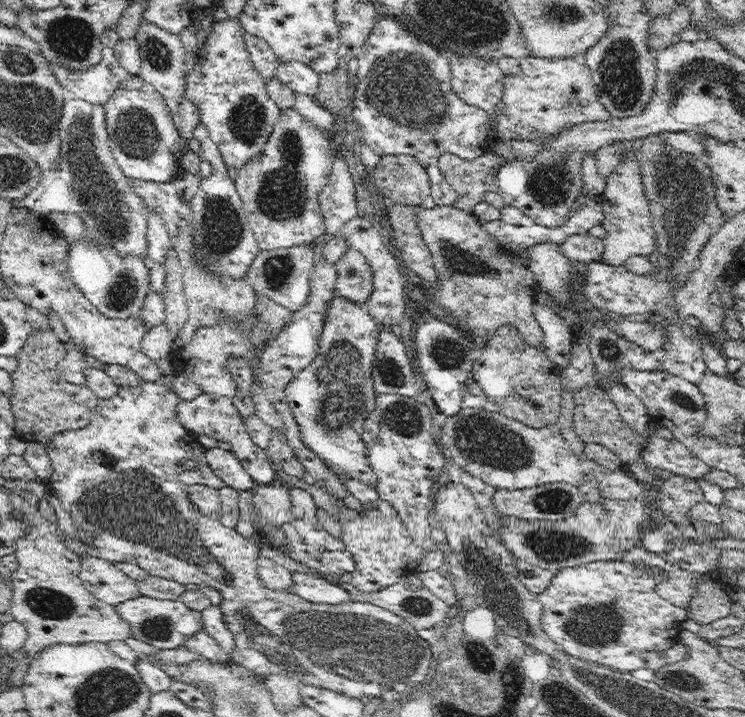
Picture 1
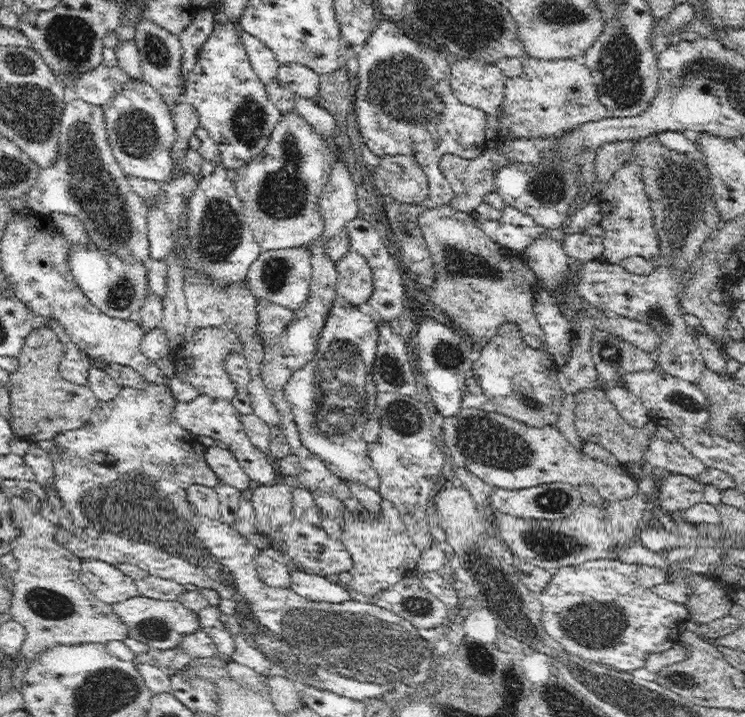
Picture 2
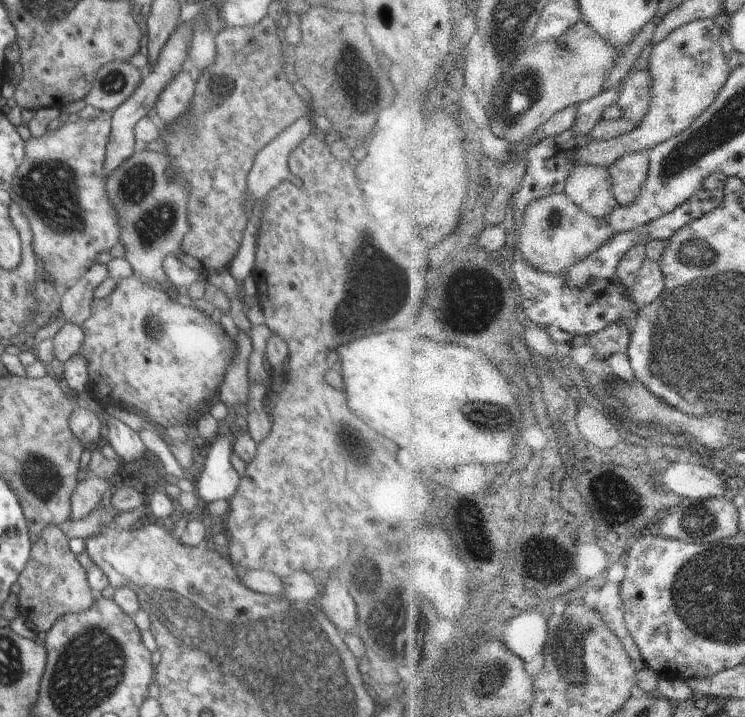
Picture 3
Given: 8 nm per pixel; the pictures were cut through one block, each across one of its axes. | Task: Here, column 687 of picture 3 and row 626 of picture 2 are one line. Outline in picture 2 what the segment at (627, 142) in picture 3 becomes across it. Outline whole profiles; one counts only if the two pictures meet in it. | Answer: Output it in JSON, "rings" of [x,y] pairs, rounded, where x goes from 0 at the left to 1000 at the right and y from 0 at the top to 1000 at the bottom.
{"rings":[[[42,685],[16,692],[19,720],[35,731],[30,750],[16,759],[24,792],[15,799],[17,830],[12,848],[16,863],[35,877],[35,893],[28,905],[32,927],[74,898],[166,895],[174,888],[174,873],[156,855],[152,844],[133,838],[111,816],[106,805],[111,780],[86,762],[77,729],[56,720],[52,696]]]}

